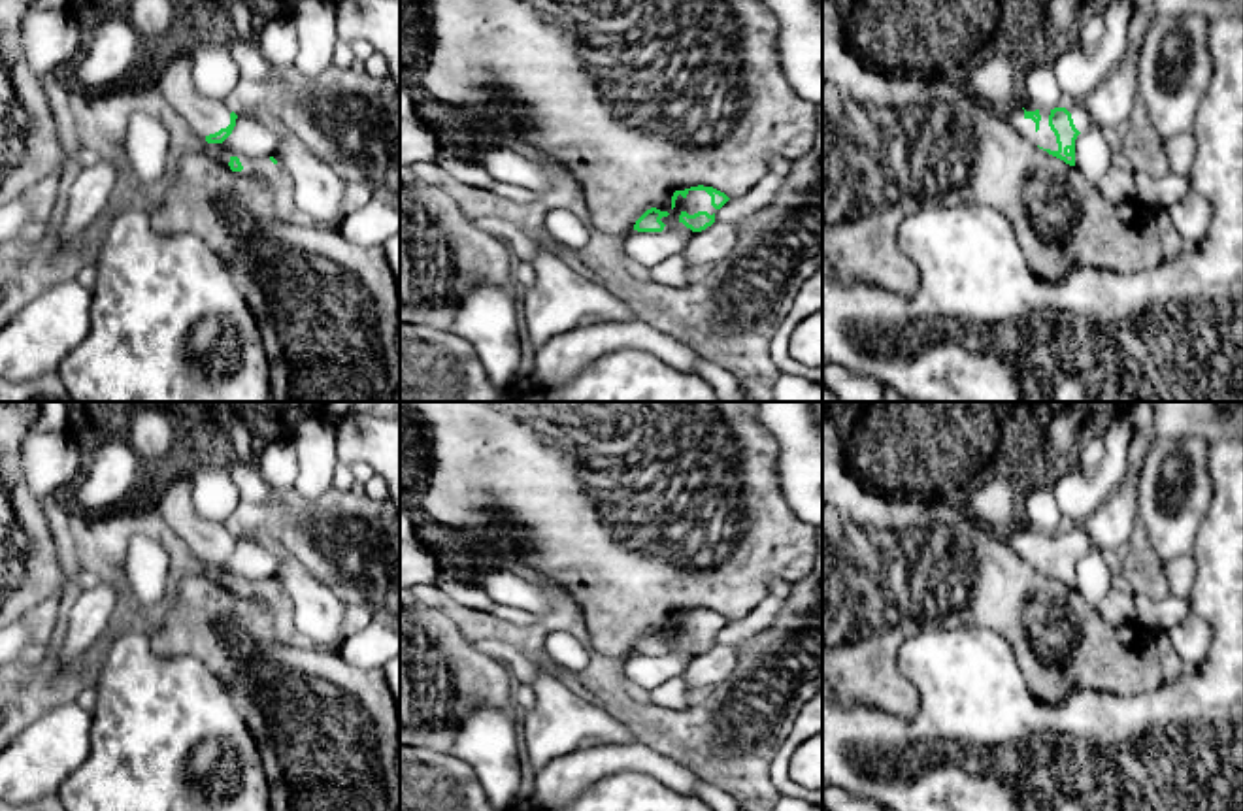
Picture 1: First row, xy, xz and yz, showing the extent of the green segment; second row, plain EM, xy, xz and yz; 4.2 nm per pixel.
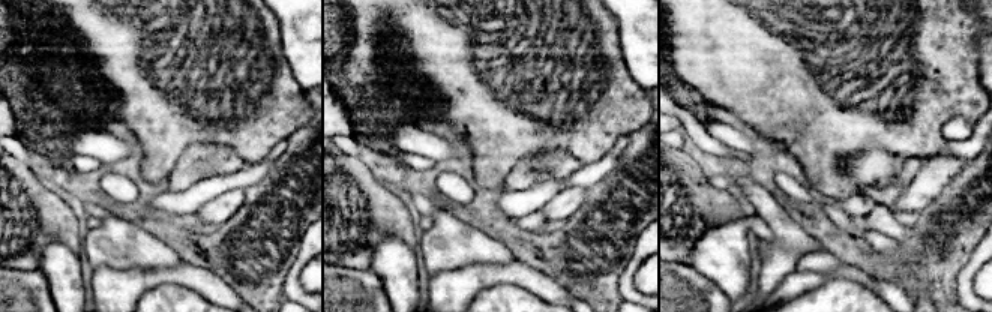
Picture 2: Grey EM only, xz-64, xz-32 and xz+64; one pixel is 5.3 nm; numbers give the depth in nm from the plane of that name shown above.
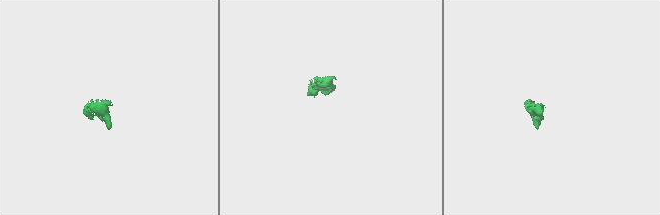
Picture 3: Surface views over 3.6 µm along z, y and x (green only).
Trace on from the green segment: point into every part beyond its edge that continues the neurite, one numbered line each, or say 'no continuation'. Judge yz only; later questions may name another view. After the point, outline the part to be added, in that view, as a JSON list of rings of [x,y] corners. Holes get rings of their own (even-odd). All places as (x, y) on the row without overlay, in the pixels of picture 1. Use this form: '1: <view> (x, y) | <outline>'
1: yz (1079, 538) | [[[1073,522],[1073,524],[1066,524],[1064,530],[1071,536],[1073,547],[1079,554],[1086,554],[1090,551],[1094,551],[1083,522]]]
2: yz (1045, 561) | [[[1017,524],[1007,541],[1015,549],[1015,553],[1022,556],[1034,568],[1058,573],[1056,558],[1049,549],[1051,530],[1039,530],[1039,538],[1041,538],[1041,543],[1036,547],[1032,541],[1024,539],[1024,532]]]

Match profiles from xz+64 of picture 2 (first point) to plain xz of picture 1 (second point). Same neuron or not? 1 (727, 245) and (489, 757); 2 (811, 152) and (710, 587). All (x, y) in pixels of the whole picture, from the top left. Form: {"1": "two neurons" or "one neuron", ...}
{"1": "one neuron", "2": "one neuron"}

